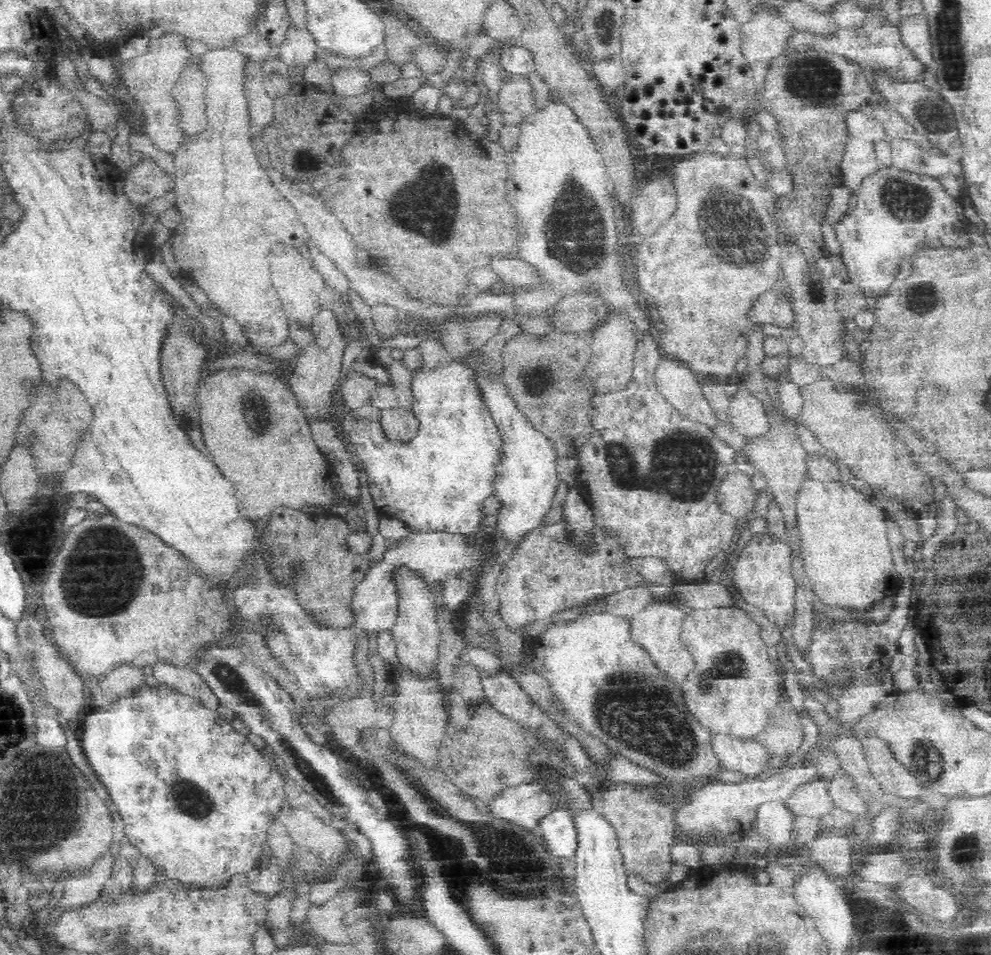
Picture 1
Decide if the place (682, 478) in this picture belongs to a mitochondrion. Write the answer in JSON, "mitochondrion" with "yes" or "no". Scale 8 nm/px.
{"mitochondrion":"yes"}

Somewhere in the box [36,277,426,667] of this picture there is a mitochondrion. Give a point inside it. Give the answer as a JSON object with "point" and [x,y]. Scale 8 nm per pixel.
{"point":[99,578]}

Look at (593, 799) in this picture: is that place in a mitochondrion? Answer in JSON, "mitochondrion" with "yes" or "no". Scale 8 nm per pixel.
{"mitochondrion":"no"}

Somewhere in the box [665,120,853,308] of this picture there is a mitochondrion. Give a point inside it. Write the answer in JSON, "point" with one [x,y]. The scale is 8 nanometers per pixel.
{"point":[741,231]}

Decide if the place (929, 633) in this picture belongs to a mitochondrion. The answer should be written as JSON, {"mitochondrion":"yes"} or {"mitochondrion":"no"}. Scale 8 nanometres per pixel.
{"mitochondrion":"no"}

